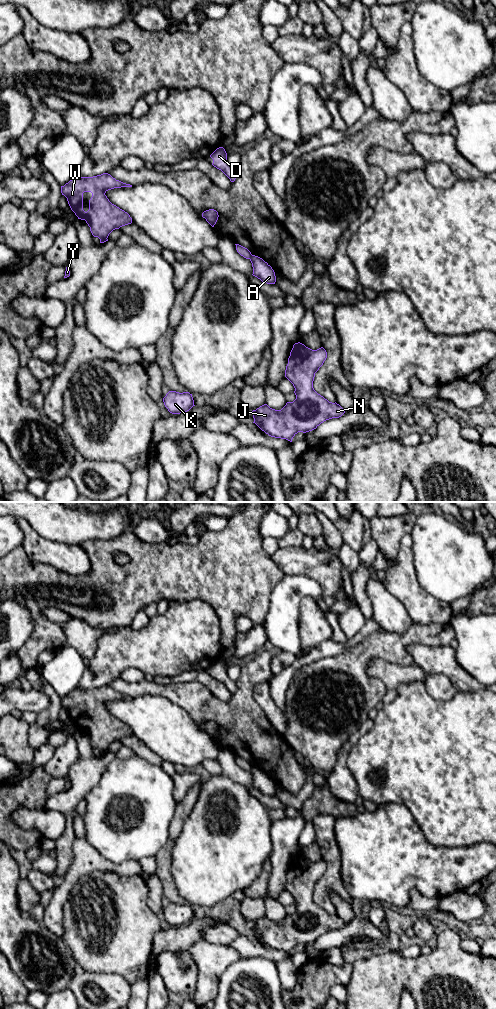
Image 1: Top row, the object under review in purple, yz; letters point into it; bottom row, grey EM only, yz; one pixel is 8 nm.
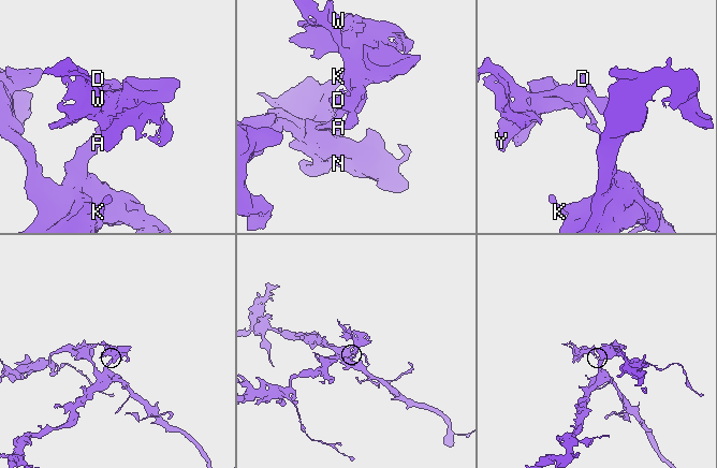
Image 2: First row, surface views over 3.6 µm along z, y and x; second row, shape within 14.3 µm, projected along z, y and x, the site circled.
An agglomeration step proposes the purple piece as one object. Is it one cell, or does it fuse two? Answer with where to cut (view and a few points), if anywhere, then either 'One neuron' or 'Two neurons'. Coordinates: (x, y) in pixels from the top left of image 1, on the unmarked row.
Split along yz (252, 767), (249, 770). Two neurons

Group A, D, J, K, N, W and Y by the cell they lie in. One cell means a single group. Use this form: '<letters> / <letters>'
A J K N / D W Y

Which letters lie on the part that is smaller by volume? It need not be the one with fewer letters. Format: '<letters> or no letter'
D, W, Y

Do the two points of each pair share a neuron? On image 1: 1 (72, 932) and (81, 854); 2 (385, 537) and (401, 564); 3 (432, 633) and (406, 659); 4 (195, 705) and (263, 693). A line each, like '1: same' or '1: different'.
1: different
2: different
3: same
4: different

